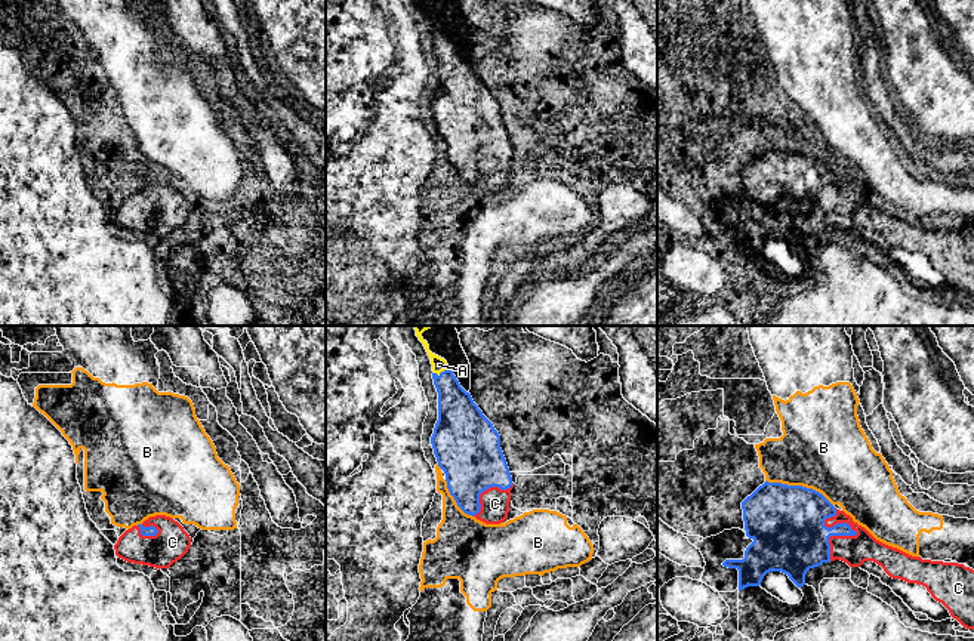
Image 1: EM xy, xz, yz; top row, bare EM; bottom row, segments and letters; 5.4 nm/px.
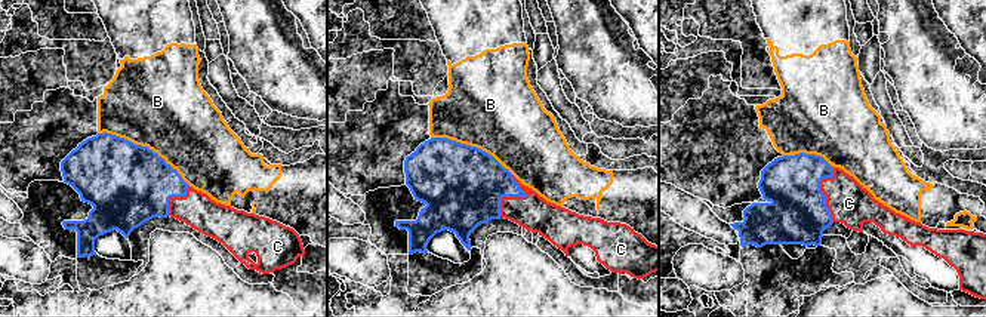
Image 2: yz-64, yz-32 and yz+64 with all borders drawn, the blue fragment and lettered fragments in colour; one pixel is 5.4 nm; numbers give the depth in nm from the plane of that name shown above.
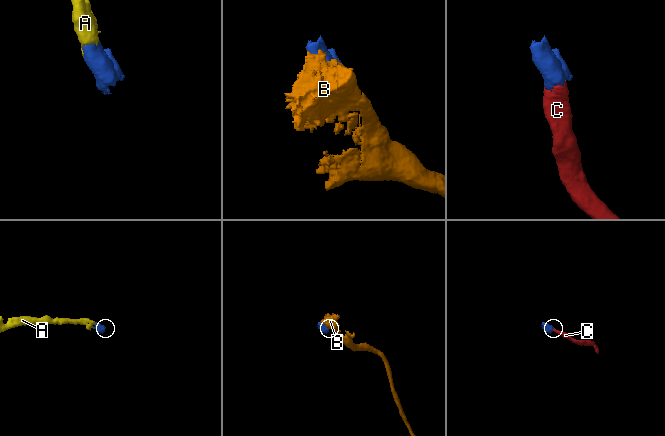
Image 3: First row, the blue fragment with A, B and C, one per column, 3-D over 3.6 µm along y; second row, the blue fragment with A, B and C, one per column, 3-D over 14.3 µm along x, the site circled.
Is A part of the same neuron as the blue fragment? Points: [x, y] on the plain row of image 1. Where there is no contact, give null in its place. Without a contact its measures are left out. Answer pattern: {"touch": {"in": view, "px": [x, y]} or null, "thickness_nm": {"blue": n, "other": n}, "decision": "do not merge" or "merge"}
{"touch": {"in": "xz", "px": [441, 40]}, "thickness_nm": {"blue": 220, "other": 80}, "decision": "merge"}

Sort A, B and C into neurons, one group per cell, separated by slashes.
A C / B

